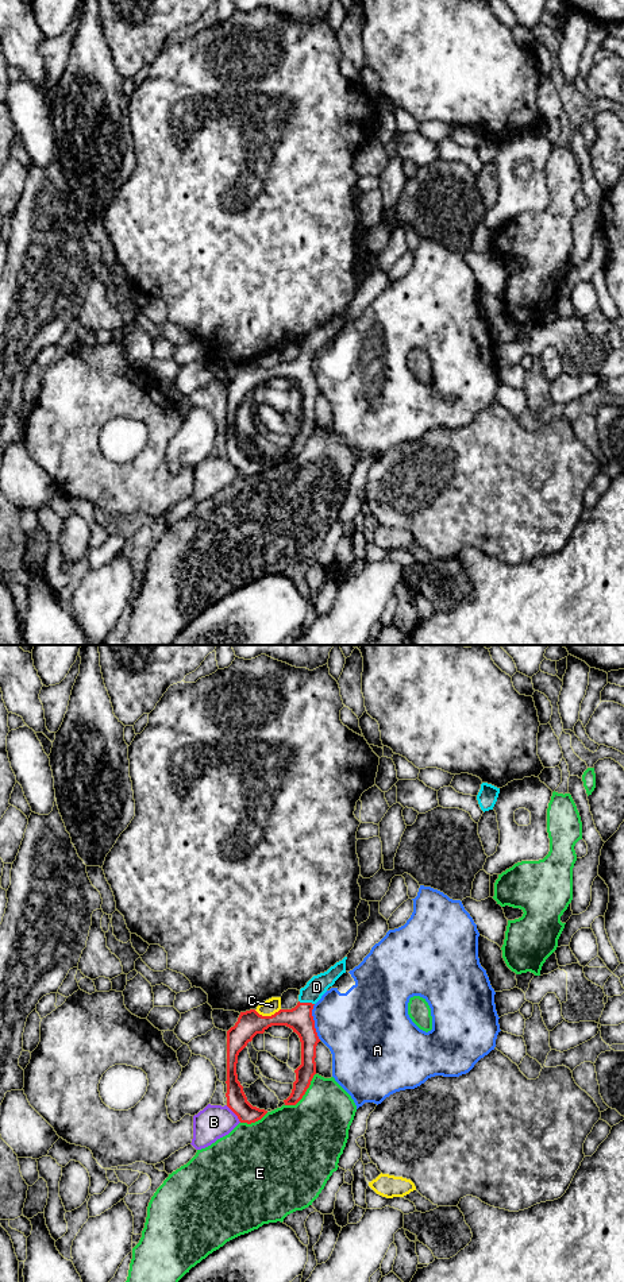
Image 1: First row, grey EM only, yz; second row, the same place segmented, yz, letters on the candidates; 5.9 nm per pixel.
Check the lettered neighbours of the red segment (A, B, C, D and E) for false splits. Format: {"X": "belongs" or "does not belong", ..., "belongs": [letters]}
{"A": "does not belong", "B": "does not belong", "C": "does not belong", "D": "belongs", "E": "does not belong", "belongs": ["D"]}

